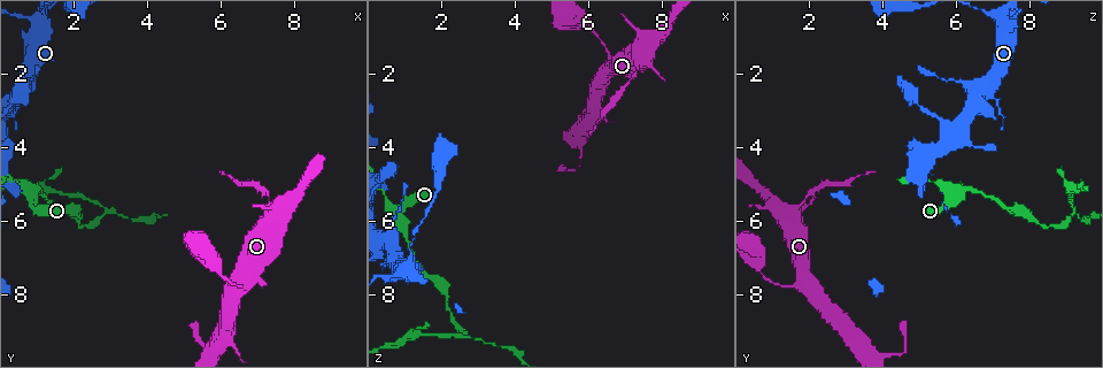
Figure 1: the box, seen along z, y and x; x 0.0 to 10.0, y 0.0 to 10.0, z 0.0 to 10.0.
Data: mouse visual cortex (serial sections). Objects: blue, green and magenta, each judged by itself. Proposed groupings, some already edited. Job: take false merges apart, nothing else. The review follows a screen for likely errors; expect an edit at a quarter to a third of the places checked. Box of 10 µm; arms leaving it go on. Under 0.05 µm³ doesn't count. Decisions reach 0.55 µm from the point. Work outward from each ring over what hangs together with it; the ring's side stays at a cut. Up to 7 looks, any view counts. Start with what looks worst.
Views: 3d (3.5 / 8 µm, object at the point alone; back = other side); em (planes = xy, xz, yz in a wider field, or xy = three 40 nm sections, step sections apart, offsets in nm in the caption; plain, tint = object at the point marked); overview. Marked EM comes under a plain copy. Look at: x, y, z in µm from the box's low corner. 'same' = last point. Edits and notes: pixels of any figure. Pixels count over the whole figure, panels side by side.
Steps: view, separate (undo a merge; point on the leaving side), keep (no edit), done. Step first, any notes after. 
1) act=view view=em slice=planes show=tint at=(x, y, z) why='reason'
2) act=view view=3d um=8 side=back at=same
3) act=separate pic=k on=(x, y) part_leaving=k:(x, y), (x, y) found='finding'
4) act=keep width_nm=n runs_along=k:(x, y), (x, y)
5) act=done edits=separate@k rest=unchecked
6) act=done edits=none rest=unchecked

act=view view=3d um=3.5 at=(0.80, 5.40, 5.95) why='arms part here'

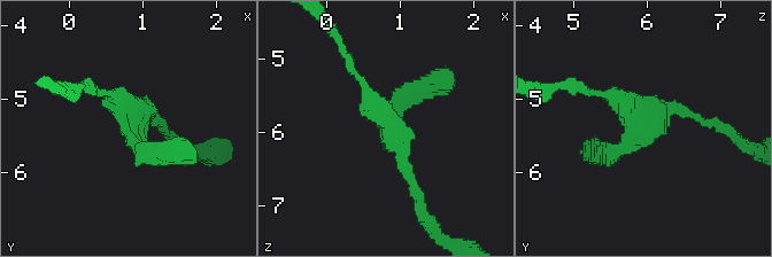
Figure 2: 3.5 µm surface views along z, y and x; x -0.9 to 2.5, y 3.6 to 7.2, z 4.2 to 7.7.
act=view view=em slice=planes show=tint at=(0.85, 5.35, 5.95)

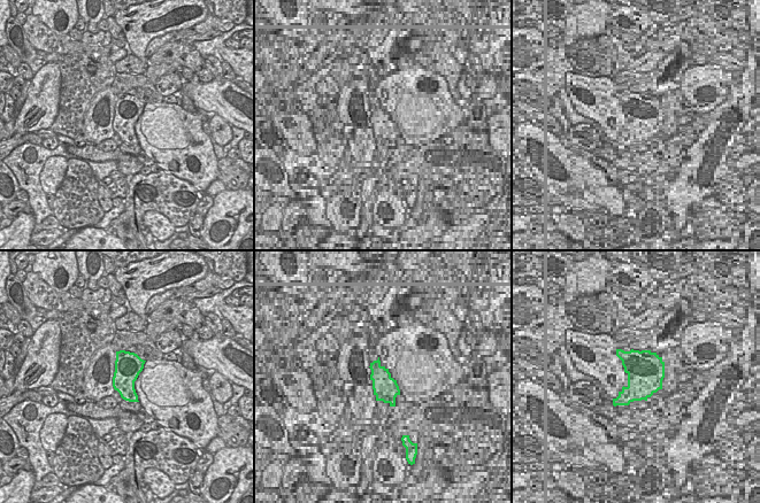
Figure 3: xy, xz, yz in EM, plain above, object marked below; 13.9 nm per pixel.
act=keep arms=3 arm_widths_nm=150,200,250 runs_along=2:(597, 153), (659, 110), (707, 124) found='continuous, no second cell'

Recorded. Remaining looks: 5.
act=view view=3d um=3.5 at=(2.75, 5.80, 9.20) why='sharp bend'

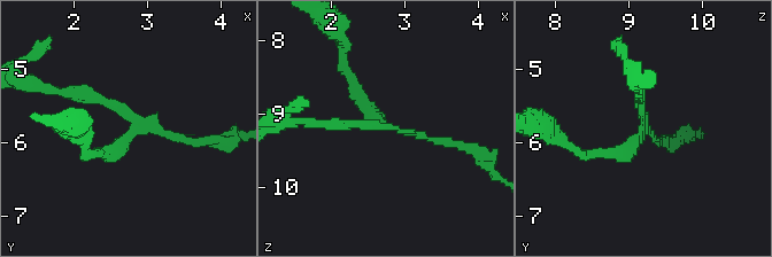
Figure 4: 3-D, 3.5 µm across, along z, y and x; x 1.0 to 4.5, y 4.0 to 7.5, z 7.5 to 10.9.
act=view view=em slice=planes show=tint at=(2.80, 5.85, 9.15) arms=3 arm_widths_nm=100,150,200

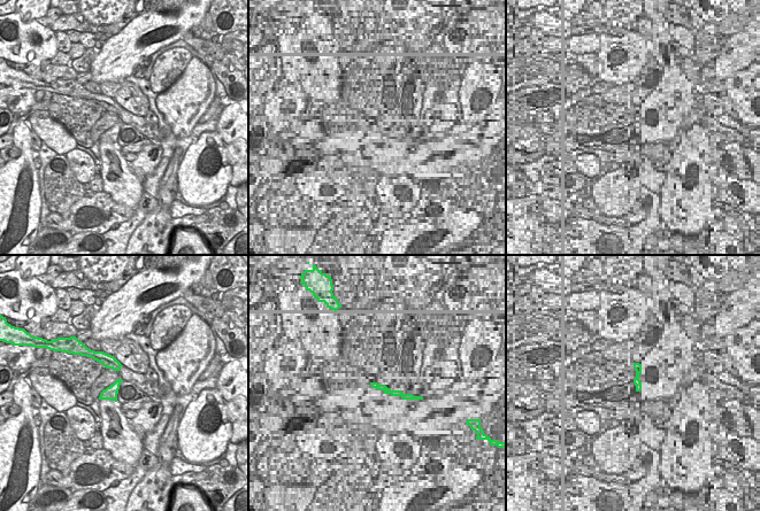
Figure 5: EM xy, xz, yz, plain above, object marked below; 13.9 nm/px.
act=separate pic=4 on=(99, 99) part_leaving=4:(132, 123), (93, 95), (30, 85) found='a second cell is stuck on'

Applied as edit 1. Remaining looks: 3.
act=view view=overview

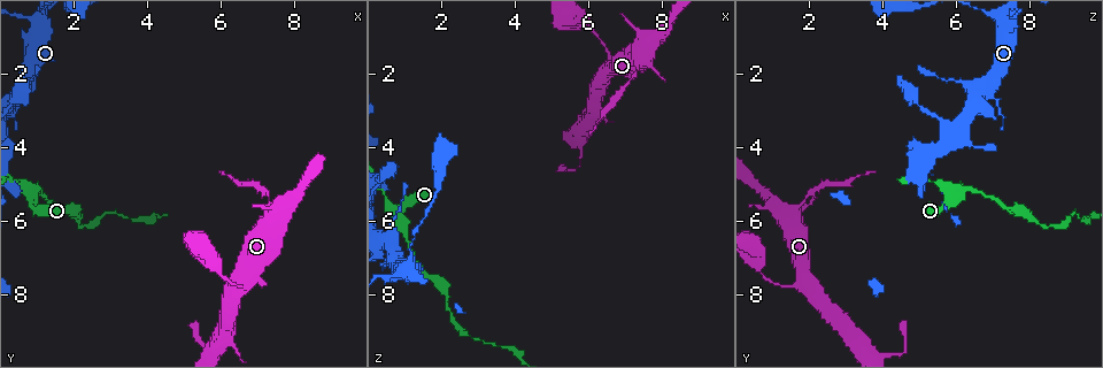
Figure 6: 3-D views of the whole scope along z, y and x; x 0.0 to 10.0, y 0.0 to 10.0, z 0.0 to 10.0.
act=view view=3d um=3.5 at=(7.35, 5.70, 1.75) why='a narrow waist'

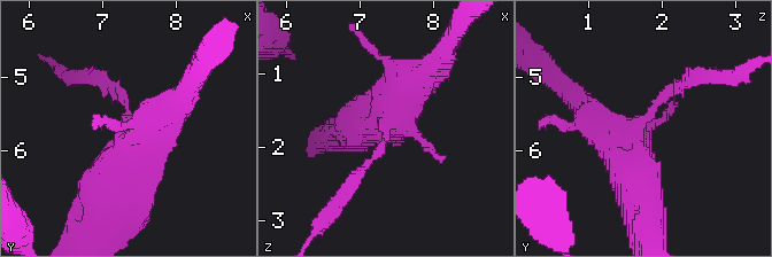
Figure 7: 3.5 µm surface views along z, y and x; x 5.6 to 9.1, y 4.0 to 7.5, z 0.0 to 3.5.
act=view view=em slice=xy step=1 show=tint at=(7.35, 5.65, 1.70)

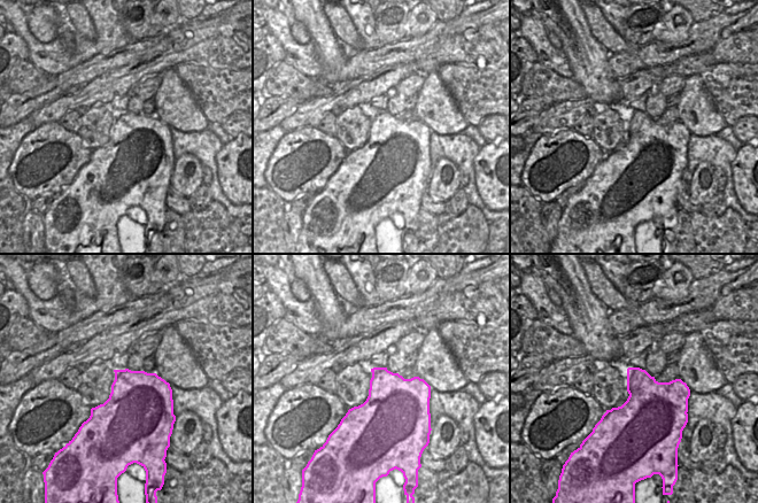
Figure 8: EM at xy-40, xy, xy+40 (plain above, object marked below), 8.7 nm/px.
act=separate pic=7 on=(102, 86) part_leaving=7:(126, 106), (98, 78), (62, 75) found='a second cell is stuck on'

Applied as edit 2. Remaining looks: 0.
act=done edits=separate@4,separate@7 rest=unchecked

